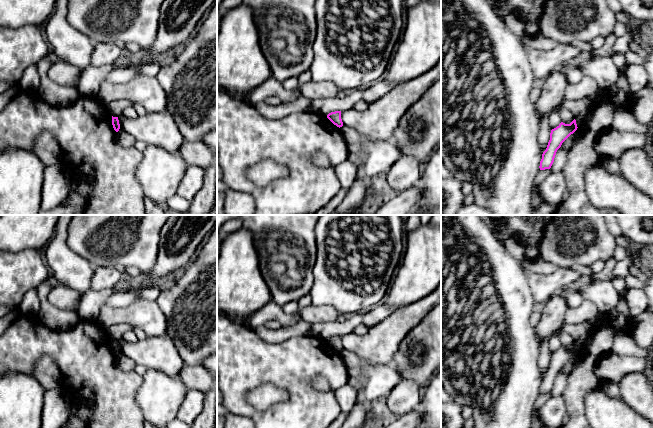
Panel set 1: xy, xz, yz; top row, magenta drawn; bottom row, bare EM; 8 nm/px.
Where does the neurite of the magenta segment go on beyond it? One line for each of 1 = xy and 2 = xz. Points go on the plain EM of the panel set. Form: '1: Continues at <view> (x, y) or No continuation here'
1: No continuation here
2: No continuation here

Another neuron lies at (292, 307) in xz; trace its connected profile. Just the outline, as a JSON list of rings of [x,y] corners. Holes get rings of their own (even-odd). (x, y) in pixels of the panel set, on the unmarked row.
[[[291,301],[282,306],[282,310],[287,314],[296,314],[299,311],[298,301]]]

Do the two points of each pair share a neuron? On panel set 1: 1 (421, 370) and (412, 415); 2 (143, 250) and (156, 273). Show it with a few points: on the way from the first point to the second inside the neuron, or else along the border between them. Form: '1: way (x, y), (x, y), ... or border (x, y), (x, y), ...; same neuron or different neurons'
1: border (402, 379), (414, 381), (419, 386); different neurons
2: border (159, 244), (156, 263), (145, 273); different neurons

